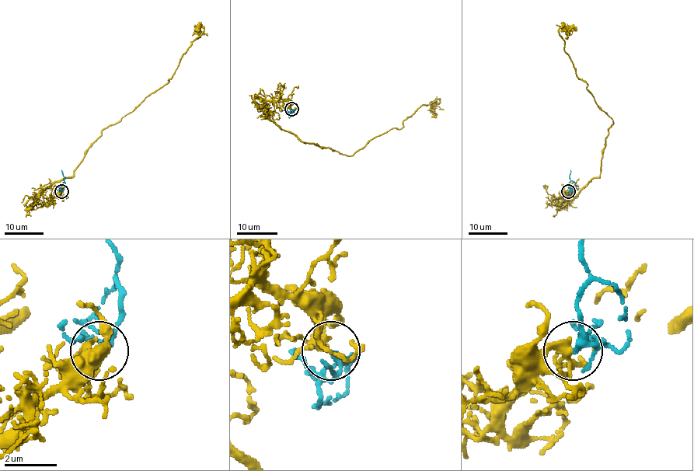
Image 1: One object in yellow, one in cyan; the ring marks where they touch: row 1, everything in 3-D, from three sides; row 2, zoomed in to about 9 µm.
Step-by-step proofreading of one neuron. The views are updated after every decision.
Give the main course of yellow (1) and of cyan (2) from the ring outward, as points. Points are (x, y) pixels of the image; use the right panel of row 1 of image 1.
1: (568, 191), (558, 202), (600, 176), (601, 149), (612, 124), (564, 50), (559, 29), (577, 29)
2: (568, 191), (570, 170)

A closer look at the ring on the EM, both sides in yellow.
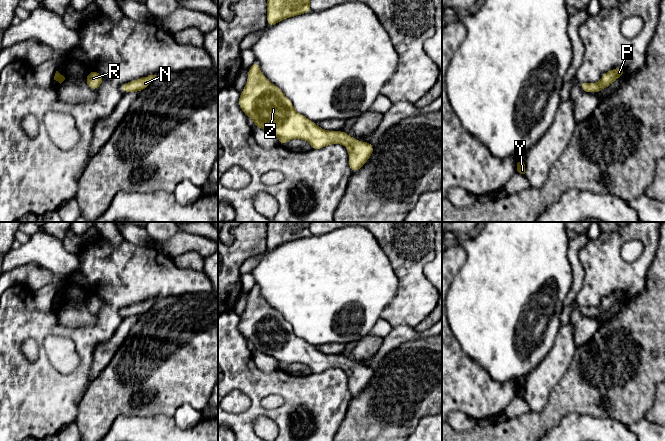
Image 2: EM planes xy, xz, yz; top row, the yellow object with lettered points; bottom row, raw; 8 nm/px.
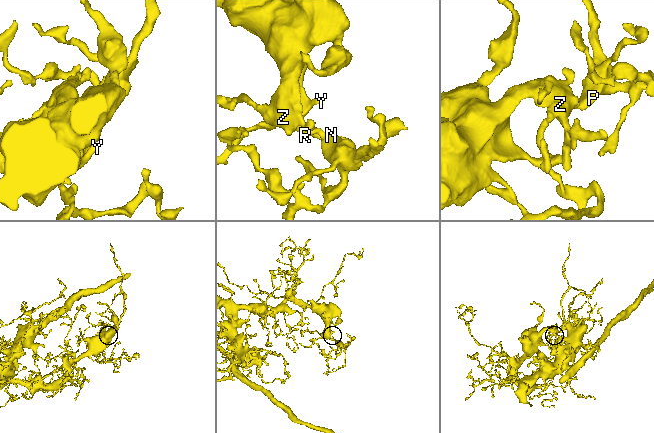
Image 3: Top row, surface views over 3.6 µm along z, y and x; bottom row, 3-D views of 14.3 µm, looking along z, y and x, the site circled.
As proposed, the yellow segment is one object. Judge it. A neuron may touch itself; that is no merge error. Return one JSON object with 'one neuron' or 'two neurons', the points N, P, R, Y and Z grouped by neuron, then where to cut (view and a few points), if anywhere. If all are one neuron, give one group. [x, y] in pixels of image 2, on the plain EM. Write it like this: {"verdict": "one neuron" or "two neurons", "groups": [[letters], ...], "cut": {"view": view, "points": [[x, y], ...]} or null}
{"verdict": "one neuron", "groups": [["N", "P", "R", "Y", "Z"]], "cut": null}

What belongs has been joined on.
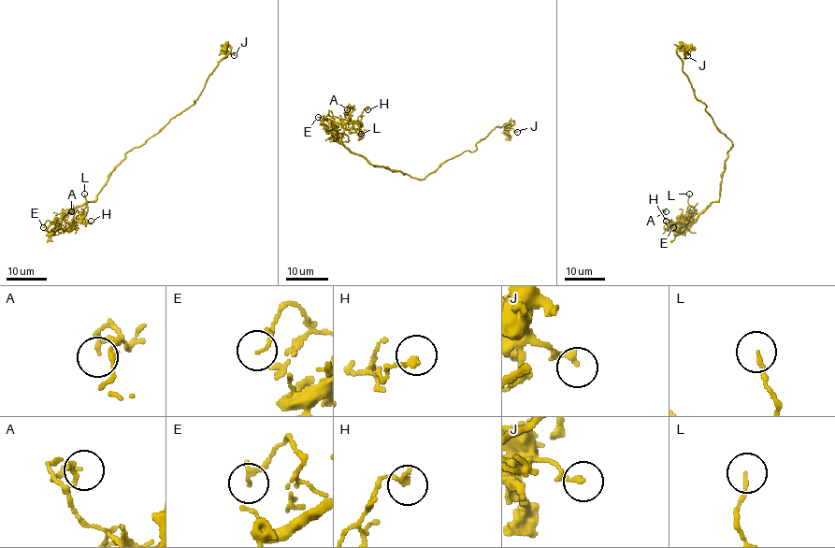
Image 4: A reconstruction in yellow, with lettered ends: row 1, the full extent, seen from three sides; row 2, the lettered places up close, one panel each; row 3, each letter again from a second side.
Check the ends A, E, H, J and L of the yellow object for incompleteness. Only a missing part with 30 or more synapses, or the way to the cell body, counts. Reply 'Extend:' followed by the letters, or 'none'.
Extend: none

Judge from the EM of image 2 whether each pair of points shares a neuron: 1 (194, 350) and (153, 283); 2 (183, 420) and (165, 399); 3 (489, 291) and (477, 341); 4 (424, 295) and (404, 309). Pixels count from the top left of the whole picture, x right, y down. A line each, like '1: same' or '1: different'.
1: different
2: different
3: same
4: same

